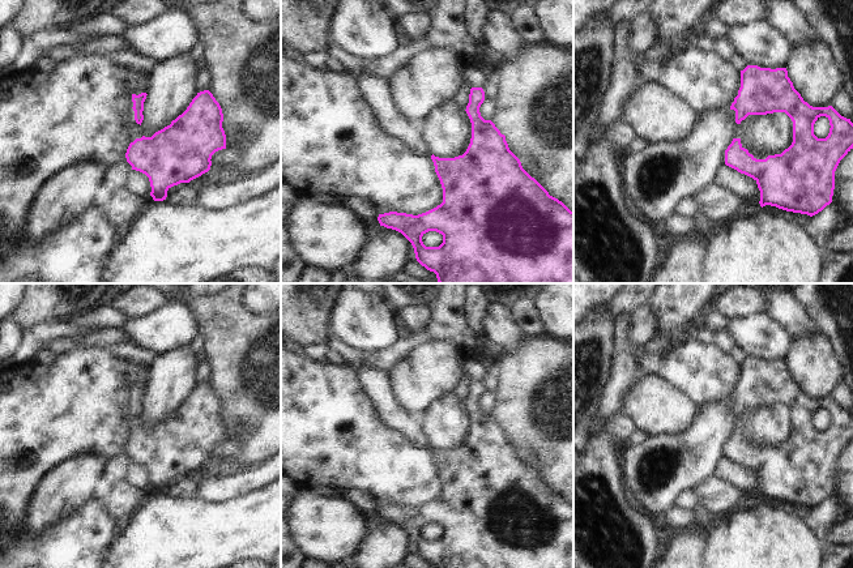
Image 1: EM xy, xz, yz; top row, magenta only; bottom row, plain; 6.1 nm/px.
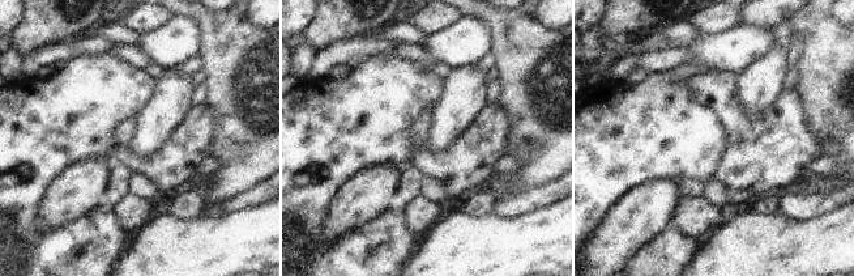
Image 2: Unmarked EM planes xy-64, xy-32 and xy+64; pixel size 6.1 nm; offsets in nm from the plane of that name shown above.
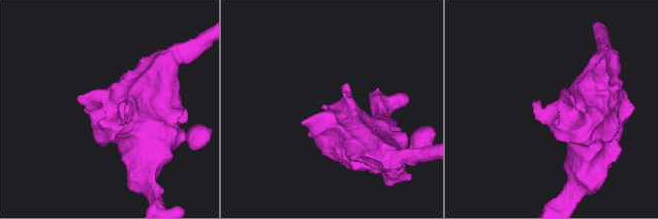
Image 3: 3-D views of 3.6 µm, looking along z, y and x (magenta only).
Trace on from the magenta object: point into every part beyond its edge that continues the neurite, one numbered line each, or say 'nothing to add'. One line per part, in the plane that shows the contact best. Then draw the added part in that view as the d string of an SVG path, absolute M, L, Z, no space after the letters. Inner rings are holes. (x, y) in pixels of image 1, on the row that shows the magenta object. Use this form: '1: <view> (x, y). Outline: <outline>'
1: xy (136, 129). Outline: M133 102L131 103L129 111L128 111L128 115L127 115L127 119L125 119L125 124L131 129L131 141L133 142L136 138L142 137L142 127L136 123L135 111L133 111L132 107L133 107Z

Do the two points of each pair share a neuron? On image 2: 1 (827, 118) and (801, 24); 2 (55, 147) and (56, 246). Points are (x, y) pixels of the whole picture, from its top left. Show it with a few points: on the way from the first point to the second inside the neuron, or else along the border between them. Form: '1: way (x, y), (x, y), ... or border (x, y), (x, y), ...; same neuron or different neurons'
1: way (827, 94), (827, 50), (824, 47); same neuron
2: way (34, 173), (31, 182), (31, 225); same neuron

